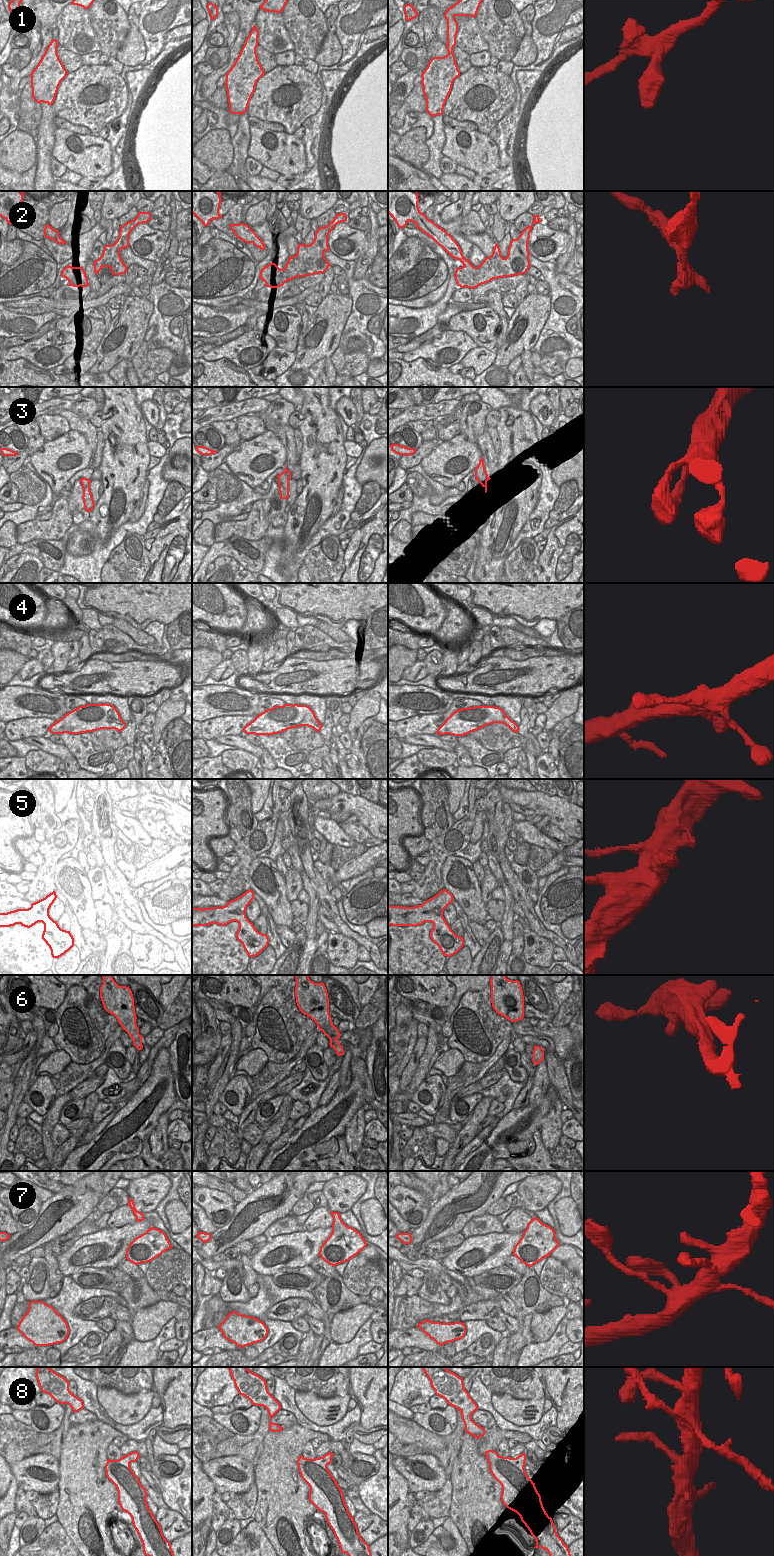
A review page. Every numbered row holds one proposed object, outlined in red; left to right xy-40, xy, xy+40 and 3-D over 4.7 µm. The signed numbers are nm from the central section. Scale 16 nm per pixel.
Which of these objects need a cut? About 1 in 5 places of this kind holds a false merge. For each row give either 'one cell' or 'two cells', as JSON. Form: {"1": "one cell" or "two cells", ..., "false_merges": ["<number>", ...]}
{"1": "one cell", "2": "two cells", "3": "one cell", "4": "one cell", "5": "one cell", "6": "one cell", "7": "one cell", "8": "one cell", "false_merges": ["2"]}

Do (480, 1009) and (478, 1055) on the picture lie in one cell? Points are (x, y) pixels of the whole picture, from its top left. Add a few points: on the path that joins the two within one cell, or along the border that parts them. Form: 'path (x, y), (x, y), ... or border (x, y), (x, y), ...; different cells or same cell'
path (476, 1020), (476, 1044); same cell

